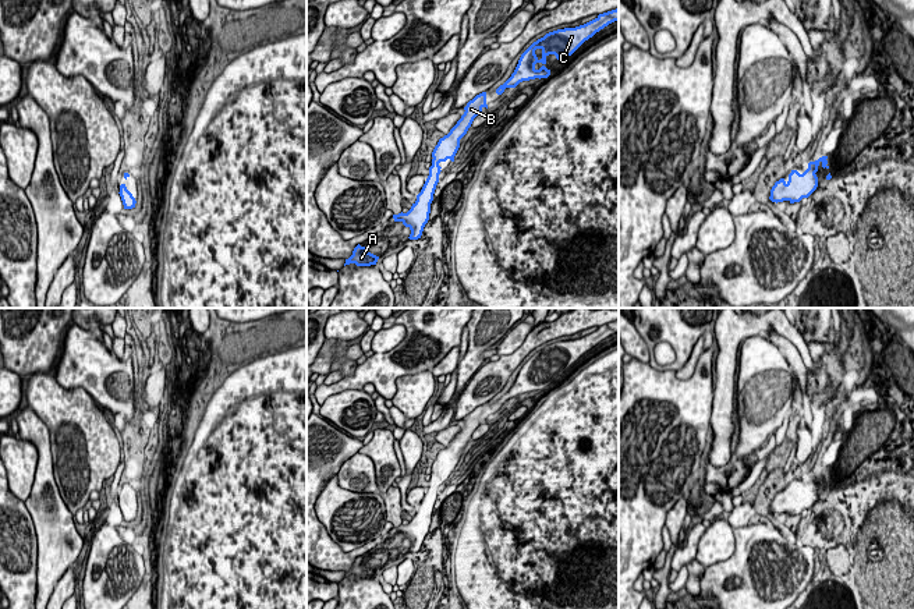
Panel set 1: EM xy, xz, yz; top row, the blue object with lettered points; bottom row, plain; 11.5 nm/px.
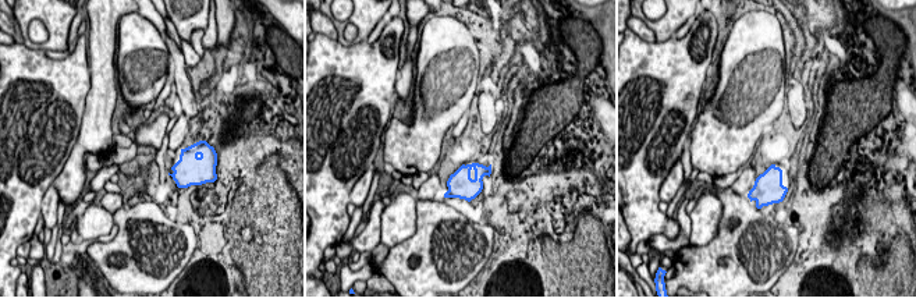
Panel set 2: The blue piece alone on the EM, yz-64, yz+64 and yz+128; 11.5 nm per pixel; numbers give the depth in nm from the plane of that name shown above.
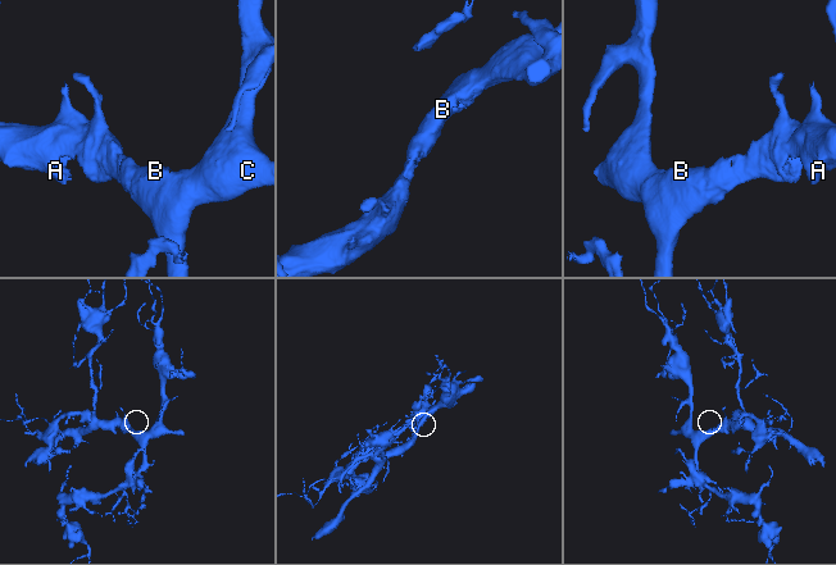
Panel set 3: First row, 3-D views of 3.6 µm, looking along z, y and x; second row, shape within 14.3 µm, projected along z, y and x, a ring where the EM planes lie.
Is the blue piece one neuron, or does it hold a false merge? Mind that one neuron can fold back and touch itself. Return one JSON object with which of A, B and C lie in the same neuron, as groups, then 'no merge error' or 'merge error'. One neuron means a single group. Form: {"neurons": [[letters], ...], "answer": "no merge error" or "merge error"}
{"neurons": [["A", "B", "C"]], "answer": "no merge error"}

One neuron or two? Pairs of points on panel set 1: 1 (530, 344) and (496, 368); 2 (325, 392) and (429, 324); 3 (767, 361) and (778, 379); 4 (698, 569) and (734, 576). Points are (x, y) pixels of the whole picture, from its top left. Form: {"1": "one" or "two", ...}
{"1": "one", "2": "one", "3": "one", "4": "two"}

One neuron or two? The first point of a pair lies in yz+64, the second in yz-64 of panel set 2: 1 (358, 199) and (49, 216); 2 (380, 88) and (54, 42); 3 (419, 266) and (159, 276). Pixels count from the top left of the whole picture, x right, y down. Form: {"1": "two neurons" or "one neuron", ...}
{"1": "one neuron", "2": "two neurons", "3": "one neuron"}

